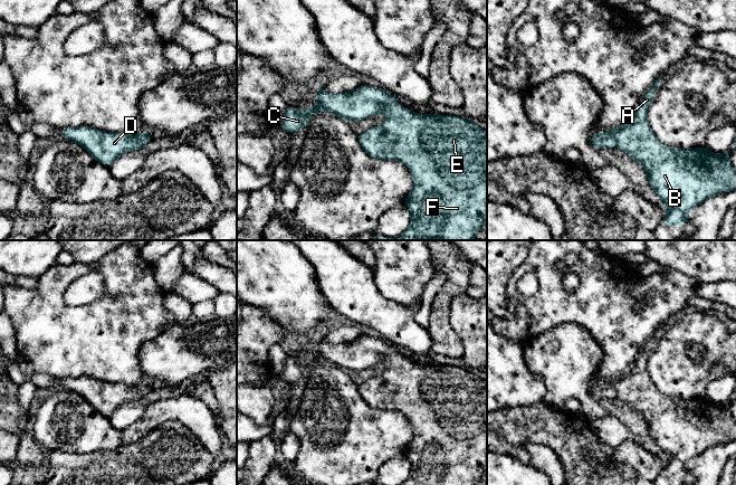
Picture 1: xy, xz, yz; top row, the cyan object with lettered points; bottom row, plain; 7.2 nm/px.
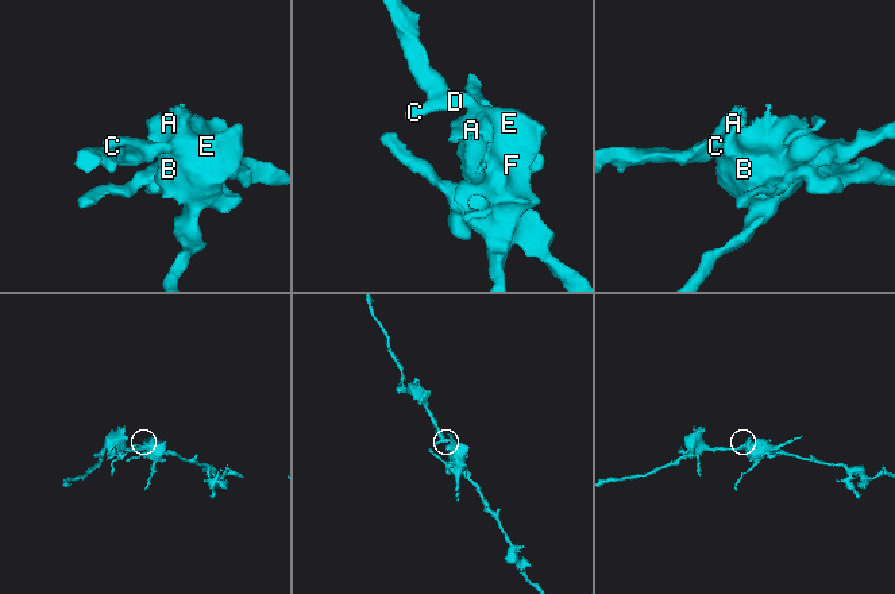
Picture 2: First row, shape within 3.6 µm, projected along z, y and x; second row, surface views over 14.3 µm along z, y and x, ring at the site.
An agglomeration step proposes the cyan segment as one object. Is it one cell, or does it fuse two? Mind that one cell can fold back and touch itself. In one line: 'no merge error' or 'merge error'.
no merge error

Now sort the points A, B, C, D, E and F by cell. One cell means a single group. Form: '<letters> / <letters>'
A B C D E F

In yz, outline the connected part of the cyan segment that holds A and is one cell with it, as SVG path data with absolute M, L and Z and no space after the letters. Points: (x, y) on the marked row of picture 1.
M660 76L647 92L632 116L614 130L596 133L591 136L592 145L601 151L603 148L618 148L630 159L641 163L646 170L650 187L661 199L667 213L660 222L662 226L687 226L688 211L707 201L709 198L736 190L736 170L733 168L729 152L717 154L705 148L680 150L662 144L653 134L647 112L654 99L653 93L662 80Z

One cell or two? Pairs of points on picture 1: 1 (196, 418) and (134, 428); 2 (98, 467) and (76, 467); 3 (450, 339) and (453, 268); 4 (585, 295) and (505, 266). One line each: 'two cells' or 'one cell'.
1: one cell
2: one cell
3: one cell
4: two cells

